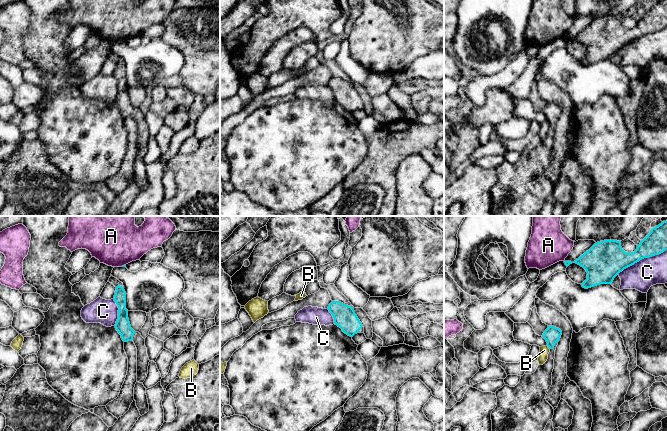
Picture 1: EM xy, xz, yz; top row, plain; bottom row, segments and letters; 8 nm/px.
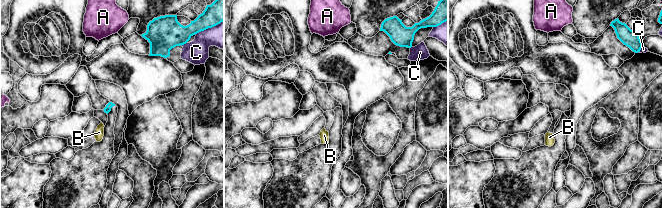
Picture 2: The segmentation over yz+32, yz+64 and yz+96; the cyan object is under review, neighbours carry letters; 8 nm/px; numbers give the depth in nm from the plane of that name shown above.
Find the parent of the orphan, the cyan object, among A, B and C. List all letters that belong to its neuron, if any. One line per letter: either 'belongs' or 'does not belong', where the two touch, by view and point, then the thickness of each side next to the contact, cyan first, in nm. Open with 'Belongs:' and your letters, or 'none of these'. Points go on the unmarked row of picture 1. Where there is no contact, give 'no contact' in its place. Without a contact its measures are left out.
Belongs: none of these
A: does not belong; contact xy (124, 41); calibres 20 and 340 nm
B: does not belong; contact yz (548, 122); calibres 130 and 80 nm
C: does not belong; contact yz (641, 35); calibres 260 and 220 nm

